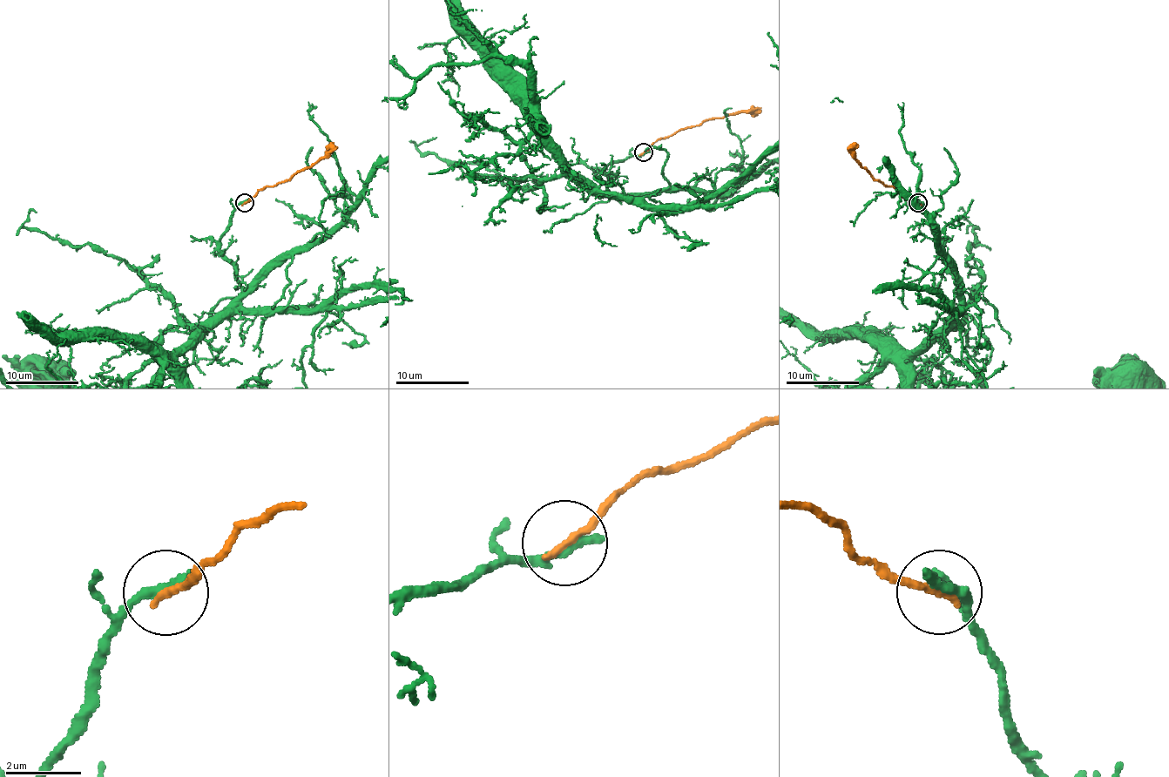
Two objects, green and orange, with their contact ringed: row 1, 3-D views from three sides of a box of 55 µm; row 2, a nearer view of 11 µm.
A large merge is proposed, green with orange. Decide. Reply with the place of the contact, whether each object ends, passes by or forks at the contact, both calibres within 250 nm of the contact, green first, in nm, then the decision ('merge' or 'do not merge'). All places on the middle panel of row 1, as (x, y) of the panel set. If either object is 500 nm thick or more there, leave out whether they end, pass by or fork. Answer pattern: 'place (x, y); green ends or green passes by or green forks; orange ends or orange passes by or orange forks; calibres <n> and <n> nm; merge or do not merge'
place (643, 152); green ends; orange ends; calibres 340 and 220 nm; do not merge

